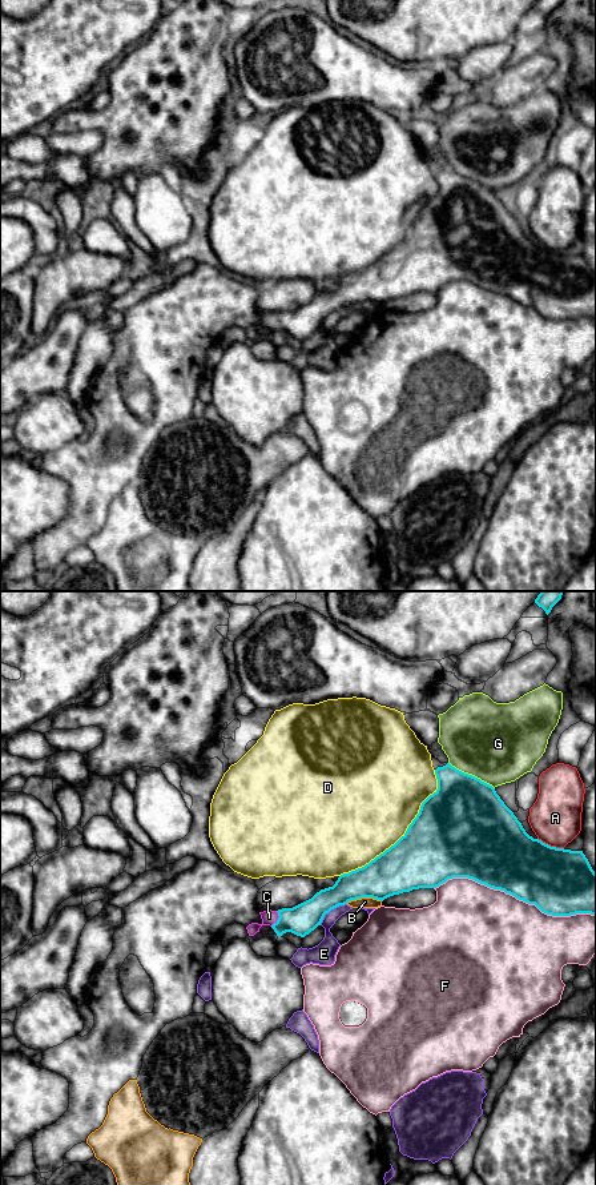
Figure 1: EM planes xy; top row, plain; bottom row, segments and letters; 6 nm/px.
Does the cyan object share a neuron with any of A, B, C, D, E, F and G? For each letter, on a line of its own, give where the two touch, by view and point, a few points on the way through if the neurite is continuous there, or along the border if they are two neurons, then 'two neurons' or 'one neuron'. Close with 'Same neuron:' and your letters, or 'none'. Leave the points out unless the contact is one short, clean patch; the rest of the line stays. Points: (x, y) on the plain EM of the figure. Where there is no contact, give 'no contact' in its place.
A: contact xy (550, 249); two neurons
B: contact xy (363, 300); two neurons
C: contact xy (278, 322); way xy (302, 322), (278, 322), (269, 321); one neuron
D: contact xy (405, 237); two neurons
E: contact xy (330, 313); border xy (346, 306), (331, 312), (319, 328); two neurons
F: contact xy (515, 300); two neurons
G: contact xy (471, 179); two neurons
Same neuron: C

